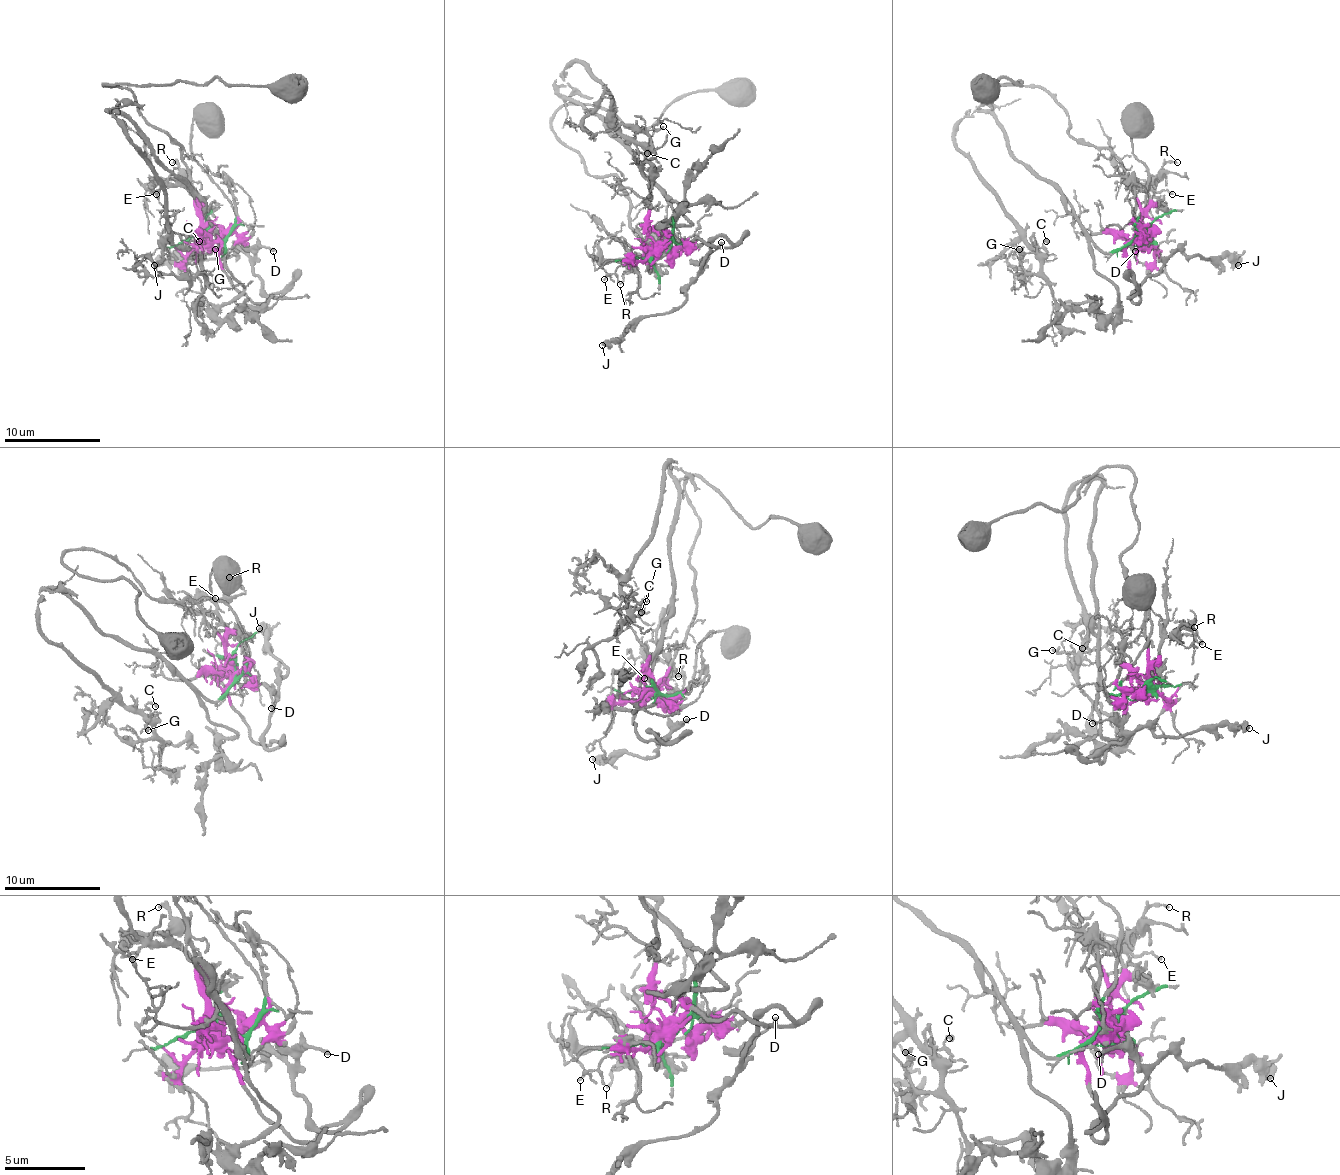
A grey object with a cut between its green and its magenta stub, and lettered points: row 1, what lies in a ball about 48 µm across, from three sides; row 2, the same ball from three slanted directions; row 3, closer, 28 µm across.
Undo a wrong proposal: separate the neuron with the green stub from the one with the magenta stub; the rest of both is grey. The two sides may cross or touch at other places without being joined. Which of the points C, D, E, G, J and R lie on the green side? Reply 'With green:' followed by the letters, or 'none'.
With green: C, G

